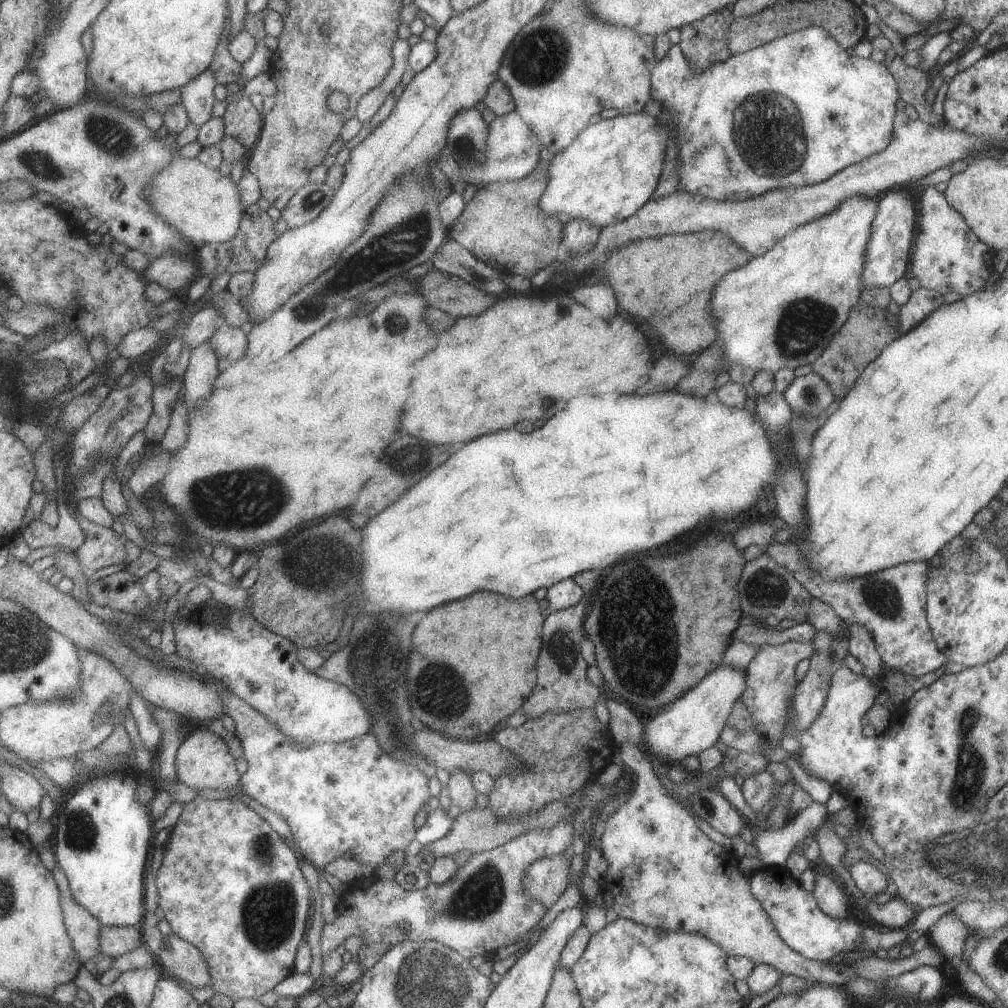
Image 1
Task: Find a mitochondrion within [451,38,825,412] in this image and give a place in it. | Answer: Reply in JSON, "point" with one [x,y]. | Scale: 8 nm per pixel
{"point":[776,147]}

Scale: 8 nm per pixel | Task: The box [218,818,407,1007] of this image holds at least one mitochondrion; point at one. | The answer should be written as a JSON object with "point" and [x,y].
{"point":[269,912]}

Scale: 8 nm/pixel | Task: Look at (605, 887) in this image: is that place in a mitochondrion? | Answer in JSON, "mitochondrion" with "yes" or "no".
{"mitochondrion":"no"}

